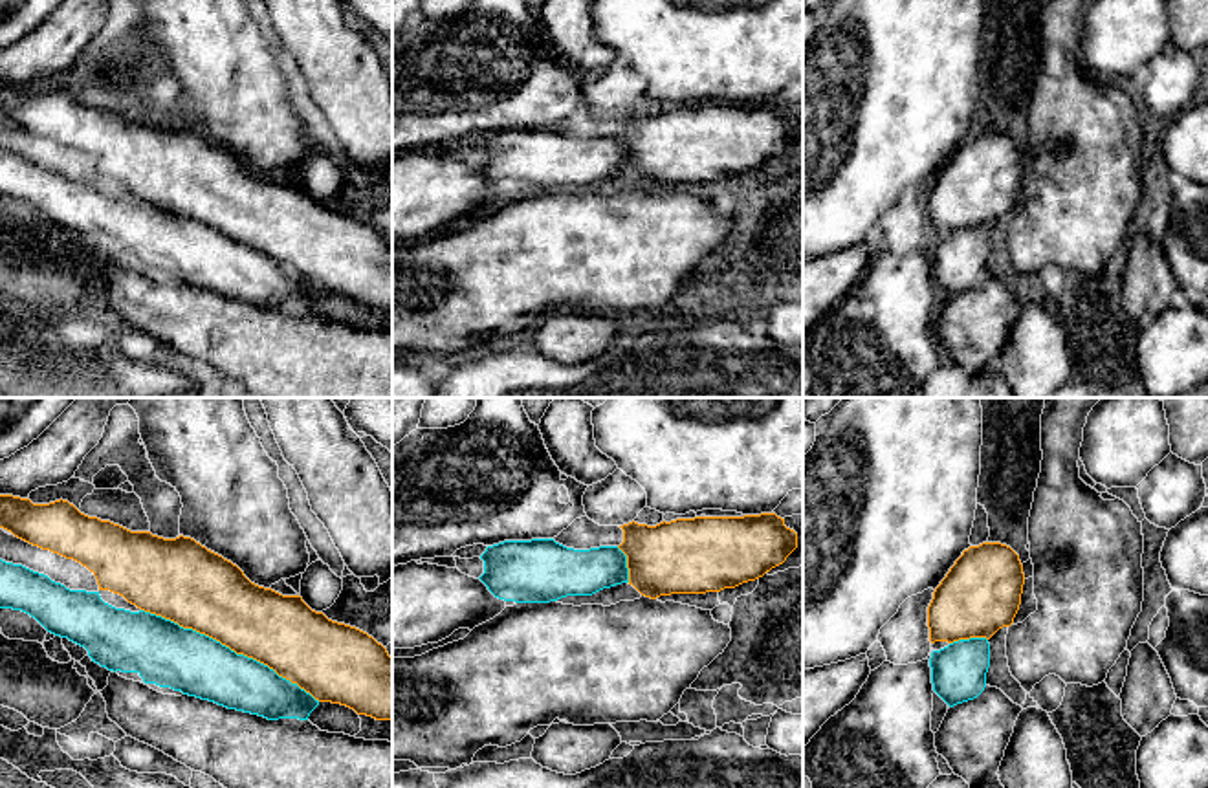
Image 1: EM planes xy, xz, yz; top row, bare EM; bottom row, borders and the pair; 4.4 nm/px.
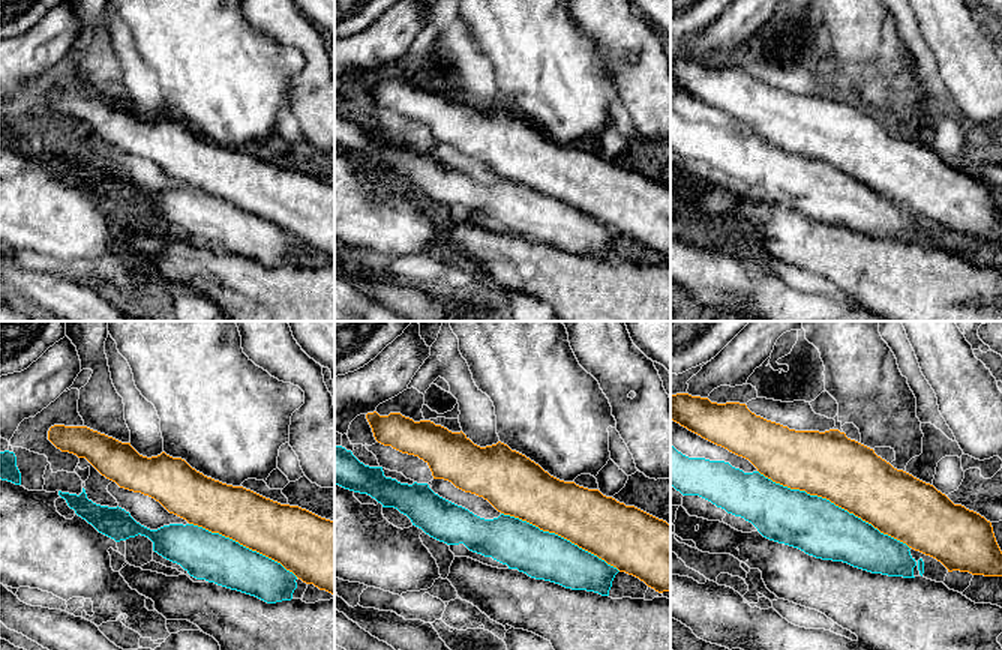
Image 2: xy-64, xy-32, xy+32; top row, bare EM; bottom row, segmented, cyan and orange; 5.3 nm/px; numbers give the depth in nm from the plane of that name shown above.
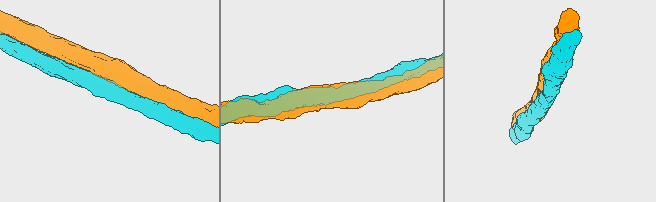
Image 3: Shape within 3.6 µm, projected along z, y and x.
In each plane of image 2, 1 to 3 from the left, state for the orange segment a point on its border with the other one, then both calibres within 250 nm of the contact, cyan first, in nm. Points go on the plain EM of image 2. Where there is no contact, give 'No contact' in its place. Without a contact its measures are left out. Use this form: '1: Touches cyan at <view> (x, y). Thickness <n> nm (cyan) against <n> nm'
1: Touches cyan at xy-64 (242, 209). Thickness 260 nm (cyan) against 300 nm
2: Touches cyan at xy-32 (560, 200). Thickness 260 nm (cyan) against 320 nm
3: Touches cyan at xy+32 (833, 167). Thickness 300 nm (cyan) against 360 nm

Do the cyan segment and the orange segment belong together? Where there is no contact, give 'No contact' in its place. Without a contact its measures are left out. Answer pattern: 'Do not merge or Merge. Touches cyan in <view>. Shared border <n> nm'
Merge. Touches cyan in xy. Shared border 900 nm

